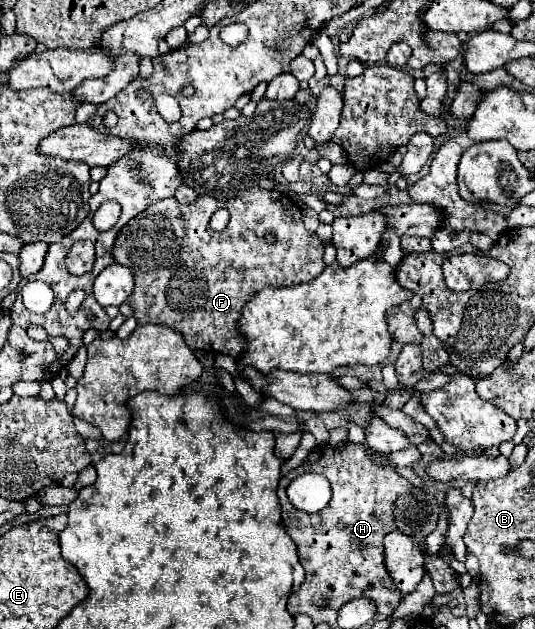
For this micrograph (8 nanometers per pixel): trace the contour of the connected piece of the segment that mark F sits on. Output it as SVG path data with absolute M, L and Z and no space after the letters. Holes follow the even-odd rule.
M257 187L229 201L219 201L203 193L191 205L181 205L173 197L153 203L119 231L113 245L113 261L129 267L135 277L135 287L127 303L131 305L133 317L139 325L167 325L181 333L185 343L193 351L215 351L241 357L247 349L247 341L239 331L239 317L243 313L245 303L249 303L263 287L289 287L315 279L325 269L323 251L325 249L319 237L305 229L301 219L301 207L291 197L279 191L267 191ZM221 207L231 213L231 221L221 233L217 233L211 231L209 219ZM271 231L275 235L275 241L267 243L265 237Z

